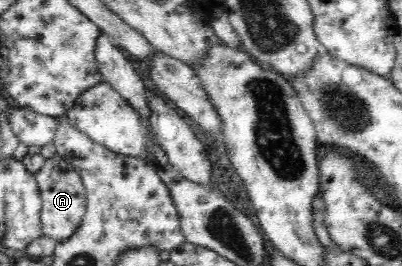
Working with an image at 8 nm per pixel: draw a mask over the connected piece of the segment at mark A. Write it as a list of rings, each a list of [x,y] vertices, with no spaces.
[[[60,154],[46,160],[43,169],[35,176],[42,198],[42,235],[58,242],[66,241],[79,228],[86,213],[83,181],[70,162]]]

